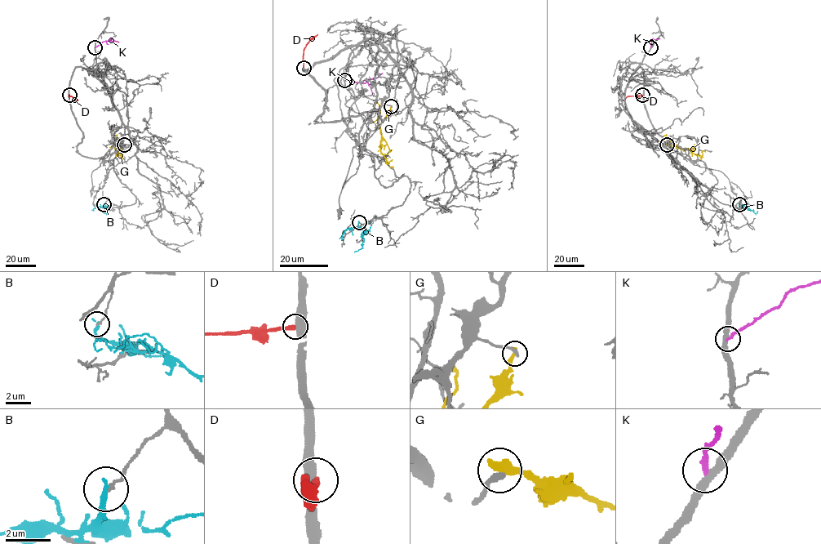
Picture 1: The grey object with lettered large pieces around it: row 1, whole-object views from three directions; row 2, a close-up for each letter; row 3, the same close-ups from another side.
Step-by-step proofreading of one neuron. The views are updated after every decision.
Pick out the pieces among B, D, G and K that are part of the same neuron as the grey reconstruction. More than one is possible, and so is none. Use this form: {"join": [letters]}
{"join": []}

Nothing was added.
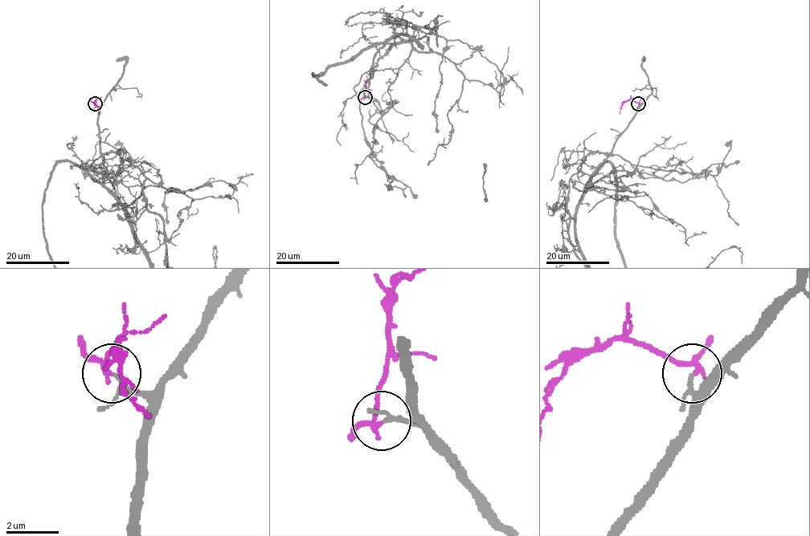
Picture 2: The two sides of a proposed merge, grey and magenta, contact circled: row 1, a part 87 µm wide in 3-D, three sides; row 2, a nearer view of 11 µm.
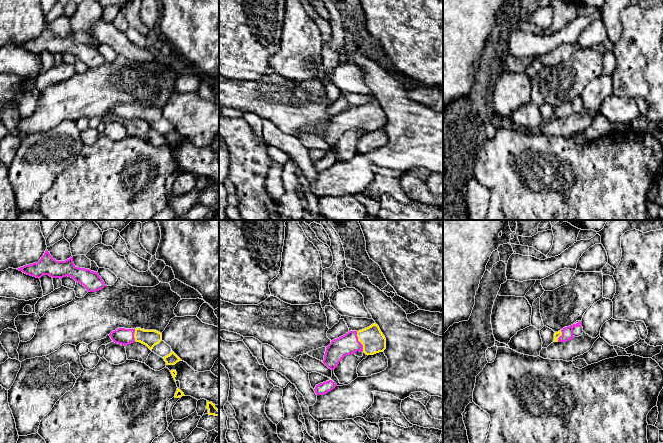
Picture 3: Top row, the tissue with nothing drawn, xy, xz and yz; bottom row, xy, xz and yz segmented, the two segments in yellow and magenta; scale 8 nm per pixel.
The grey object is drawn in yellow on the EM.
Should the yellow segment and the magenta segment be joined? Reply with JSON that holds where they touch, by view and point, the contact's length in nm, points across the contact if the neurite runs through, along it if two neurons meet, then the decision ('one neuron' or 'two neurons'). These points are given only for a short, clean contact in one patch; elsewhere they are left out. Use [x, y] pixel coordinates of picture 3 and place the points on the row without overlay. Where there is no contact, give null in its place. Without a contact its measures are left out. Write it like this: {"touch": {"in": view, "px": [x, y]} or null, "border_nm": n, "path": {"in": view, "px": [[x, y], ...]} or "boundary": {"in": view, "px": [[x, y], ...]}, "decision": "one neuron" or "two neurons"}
{"touch": {"in": "xz", "px": [358, 116]}, "border_nm": 180, "path": {"in": "xz", "px": [[373, 117], [358, 116], [348, 120]]}, "decision": "one neuron"}

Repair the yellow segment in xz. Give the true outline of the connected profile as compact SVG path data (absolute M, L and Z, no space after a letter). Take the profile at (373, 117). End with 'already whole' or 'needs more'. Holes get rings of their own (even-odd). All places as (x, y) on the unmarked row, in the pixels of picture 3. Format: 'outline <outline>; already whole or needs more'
outline M374 99L371 102L359 106L349 107L345 111L334 115L326 123L323 139L334 146L339 138L347 131L356 127L366 131L374 131L386 125L386 114L379 102Z; needs more

